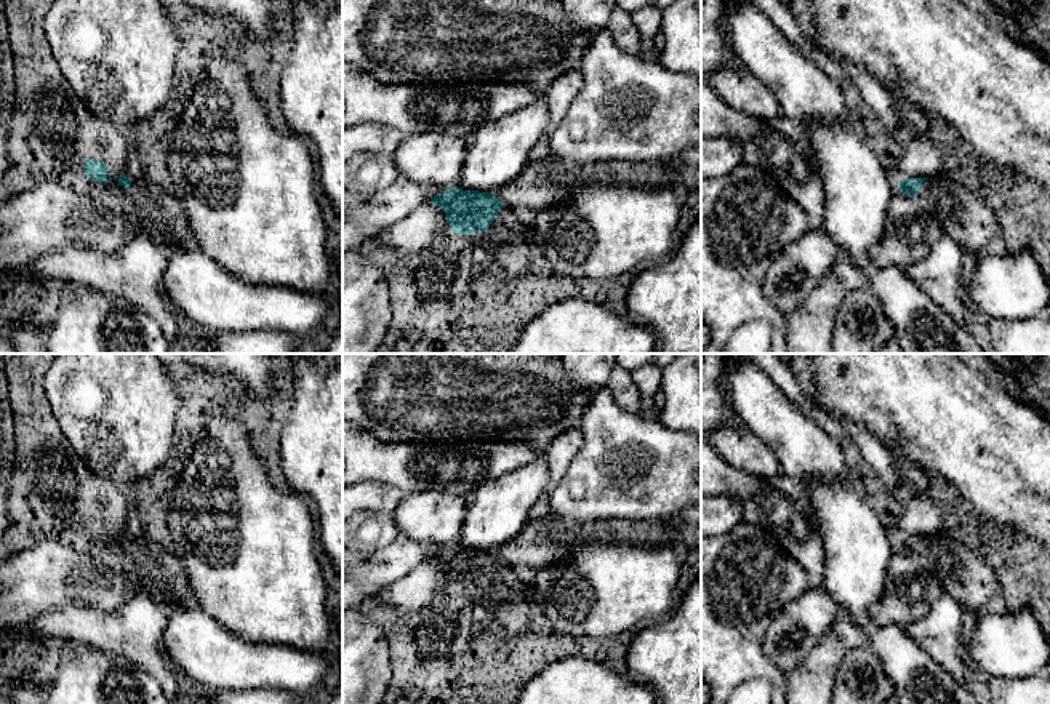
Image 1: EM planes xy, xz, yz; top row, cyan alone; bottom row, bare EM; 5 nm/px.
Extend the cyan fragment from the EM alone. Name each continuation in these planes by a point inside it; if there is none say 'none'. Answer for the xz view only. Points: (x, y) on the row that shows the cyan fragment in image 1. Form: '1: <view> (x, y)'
1: xz (508, 240)

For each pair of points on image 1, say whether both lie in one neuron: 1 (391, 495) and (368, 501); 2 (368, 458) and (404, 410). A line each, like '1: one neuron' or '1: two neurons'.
1: one neuron
2: two neurons

